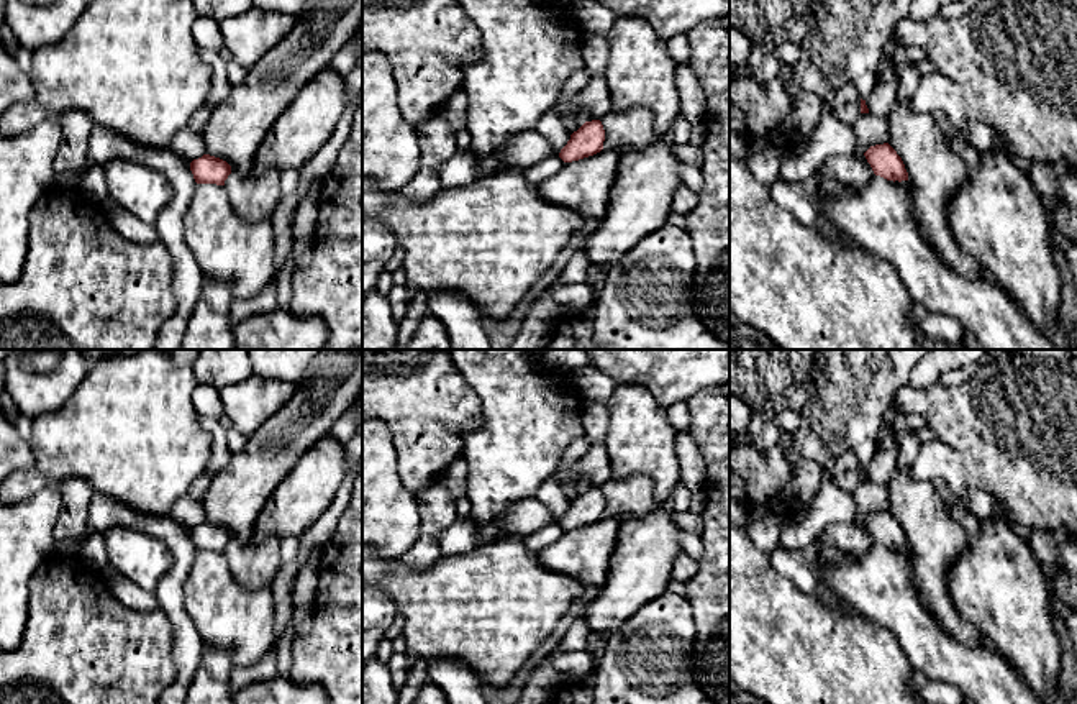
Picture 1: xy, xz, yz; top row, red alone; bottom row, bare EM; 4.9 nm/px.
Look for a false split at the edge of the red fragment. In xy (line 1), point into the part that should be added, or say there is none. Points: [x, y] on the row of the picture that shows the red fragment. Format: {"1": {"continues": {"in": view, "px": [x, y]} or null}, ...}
{"1": {"continues": null}}

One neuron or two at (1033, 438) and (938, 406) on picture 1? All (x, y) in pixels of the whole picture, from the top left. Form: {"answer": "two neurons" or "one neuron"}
{"answer": "one neuron"}

